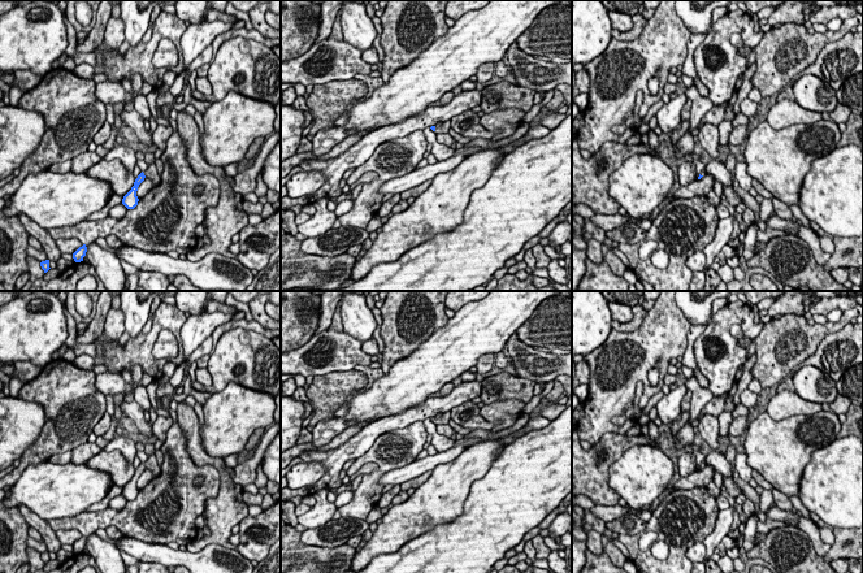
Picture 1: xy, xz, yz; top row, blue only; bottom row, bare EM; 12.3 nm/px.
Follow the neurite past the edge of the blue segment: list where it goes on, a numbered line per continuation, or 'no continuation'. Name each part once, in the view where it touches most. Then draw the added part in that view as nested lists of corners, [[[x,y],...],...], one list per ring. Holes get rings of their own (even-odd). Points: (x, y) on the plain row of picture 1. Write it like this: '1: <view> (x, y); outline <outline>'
1: xy (151, 463); outline [[[157,439],[155,443],[155,452],[161,450],[162,444],[164,444],[164,442]],[[155,452],[148,456],[147,461],[144,463],[144,466],[152,472],[153,477],[157,477],[161,472],[161,468],[157,463]]]

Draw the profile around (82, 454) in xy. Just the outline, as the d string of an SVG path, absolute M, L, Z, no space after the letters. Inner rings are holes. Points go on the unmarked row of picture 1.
M86 442L71 451L73 455L70 463L86 464L90 459L92 459L101 451L103 450L96 443Z

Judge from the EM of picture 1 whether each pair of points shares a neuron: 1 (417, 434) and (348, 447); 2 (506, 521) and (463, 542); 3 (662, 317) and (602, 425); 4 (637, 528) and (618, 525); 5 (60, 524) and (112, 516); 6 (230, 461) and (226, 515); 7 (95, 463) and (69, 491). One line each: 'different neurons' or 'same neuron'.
1: different neurons
2: same neuron
3: same neuron
4: same neuron
5: same neuron
6: different neurons
7: different neurons

